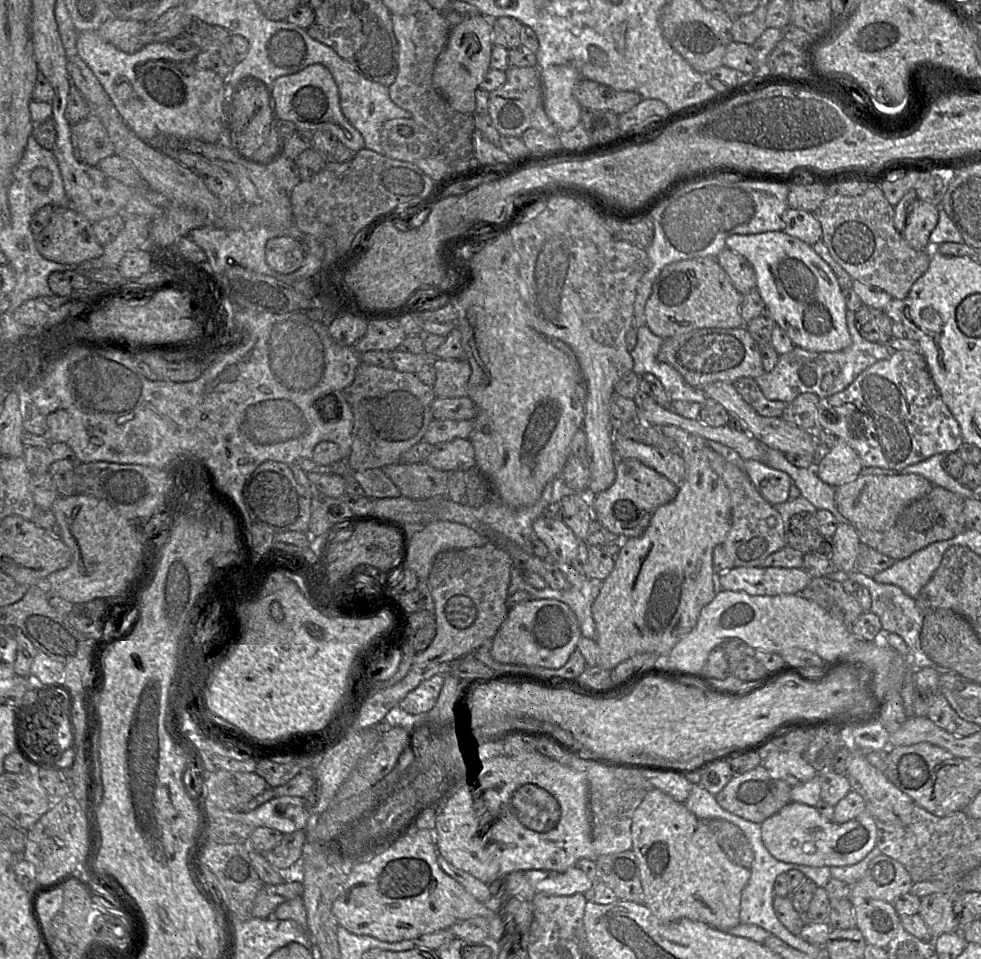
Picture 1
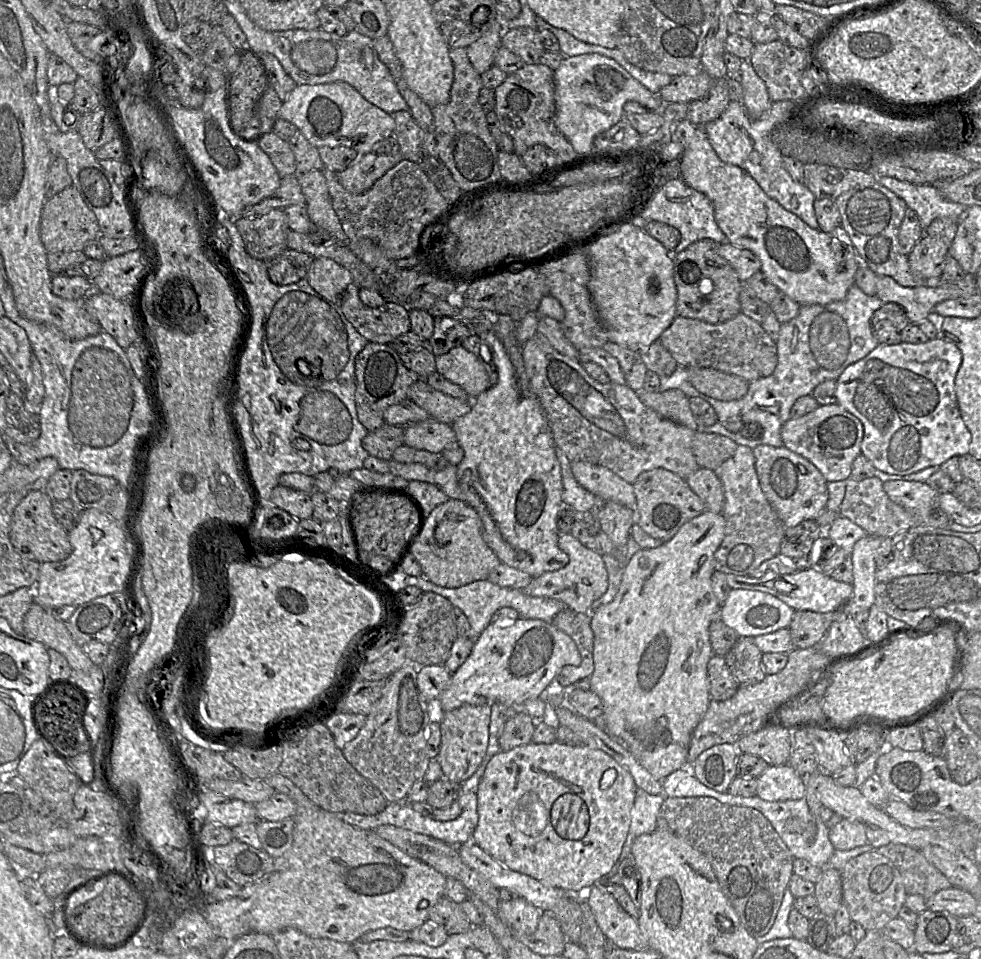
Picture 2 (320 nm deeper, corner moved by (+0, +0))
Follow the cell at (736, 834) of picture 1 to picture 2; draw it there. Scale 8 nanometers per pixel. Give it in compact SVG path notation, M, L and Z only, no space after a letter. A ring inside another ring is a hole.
M708 796L666 797L657 816L657 829L682 838L707 857L722 891L750 935L759 938L771 929L793 875L795 858L760 811L749 807L724 804Z

